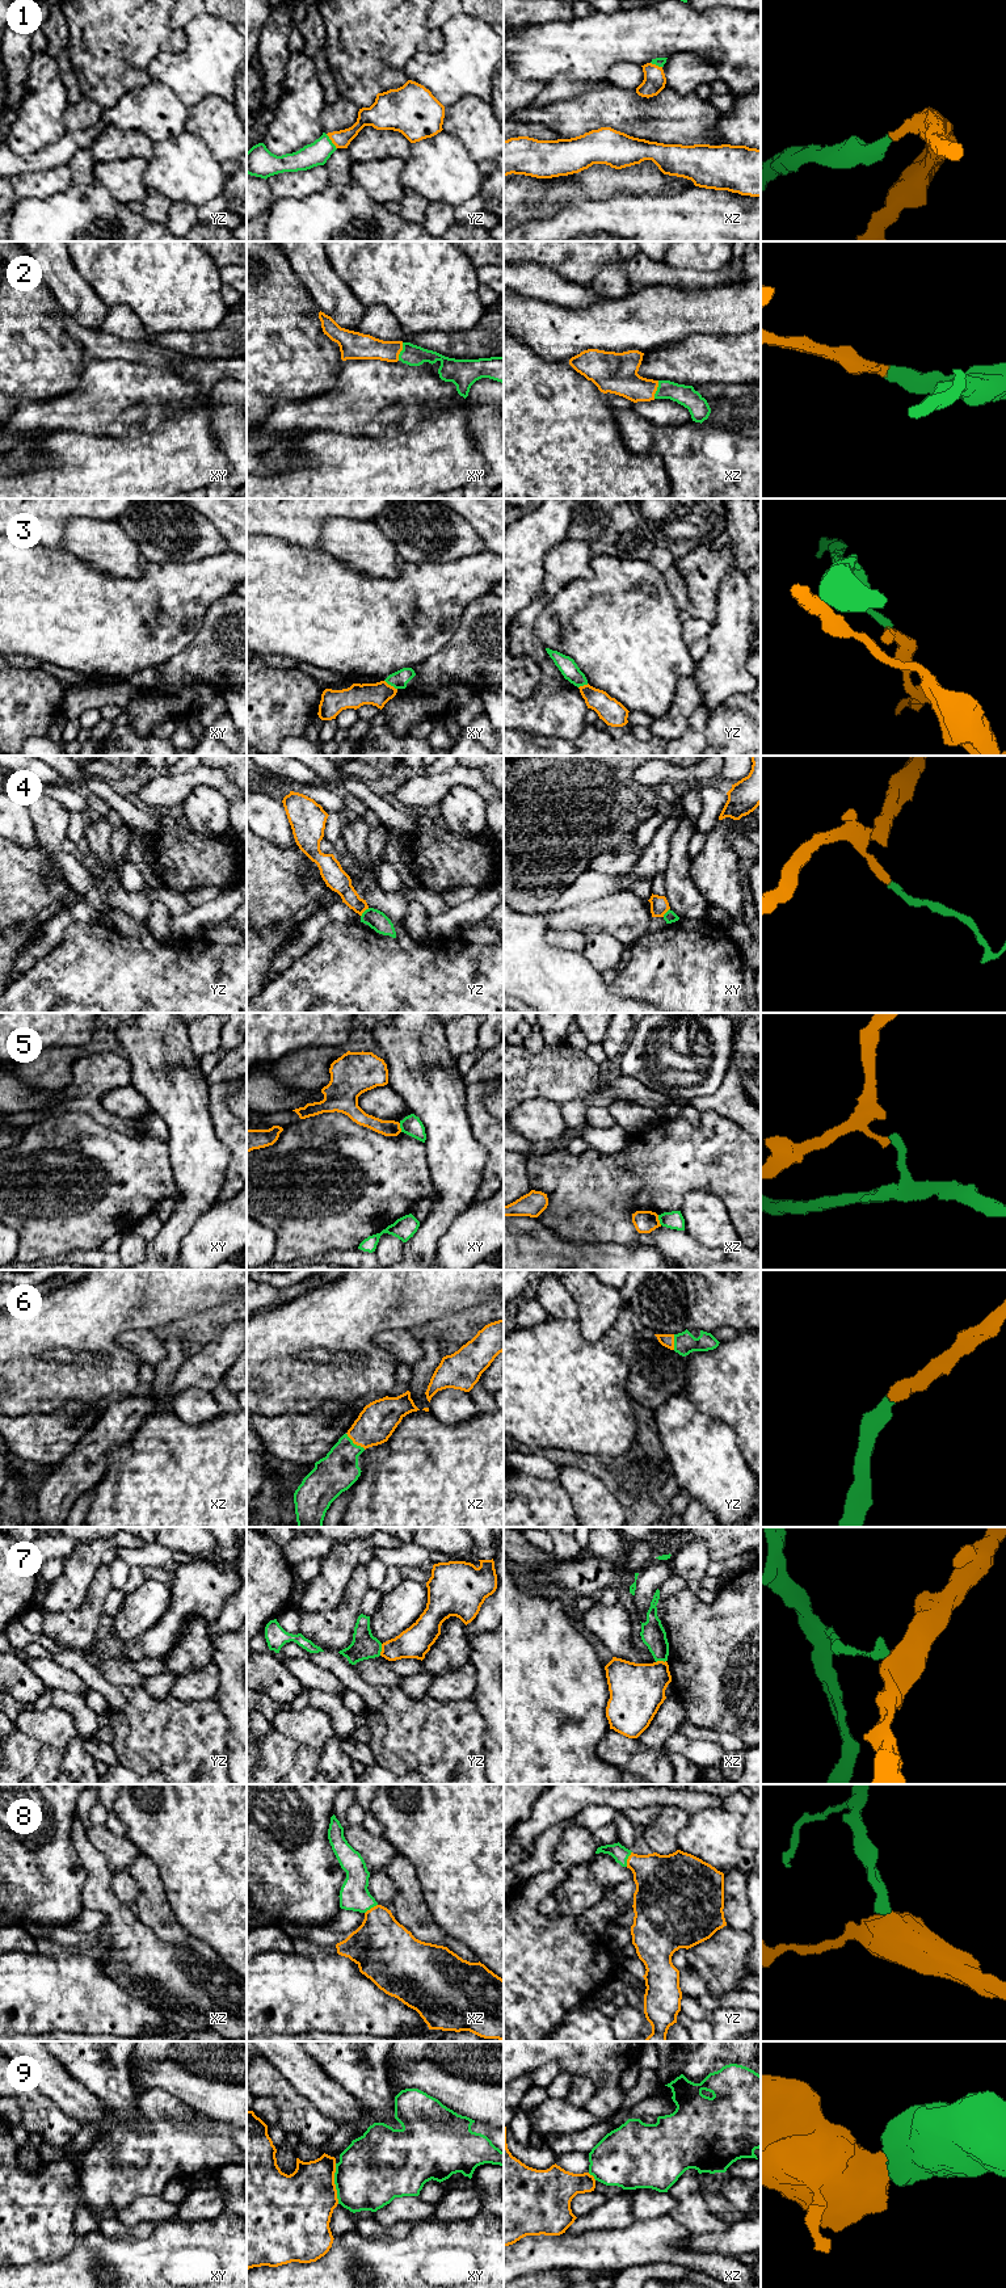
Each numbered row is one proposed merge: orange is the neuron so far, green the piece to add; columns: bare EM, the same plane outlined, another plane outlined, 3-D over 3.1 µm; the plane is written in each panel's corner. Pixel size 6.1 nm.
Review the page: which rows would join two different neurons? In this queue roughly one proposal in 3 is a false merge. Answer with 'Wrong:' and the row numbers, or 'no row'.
Wrong: 3, 4, 5, 7, 9

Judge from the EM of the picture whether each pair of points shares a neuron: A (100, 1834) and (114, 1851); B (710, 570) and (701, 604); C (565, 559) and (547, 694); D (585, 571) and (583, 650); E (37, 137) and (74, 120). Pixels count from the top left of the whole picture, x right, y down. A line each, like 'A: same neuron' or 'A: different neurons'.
A: same neuron
B: same neuron
C: same neuron
D: different neurons
E: different neurons

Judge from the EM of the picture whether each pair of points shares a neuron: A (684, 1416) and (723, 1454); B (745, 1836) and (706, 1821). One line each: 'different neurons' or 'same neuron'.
A: same neuron
B: different neurons

